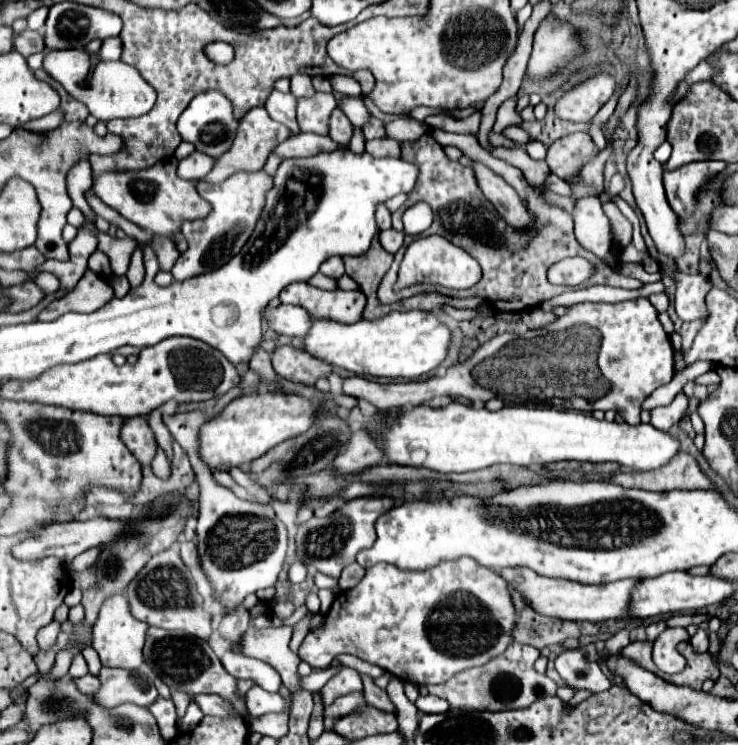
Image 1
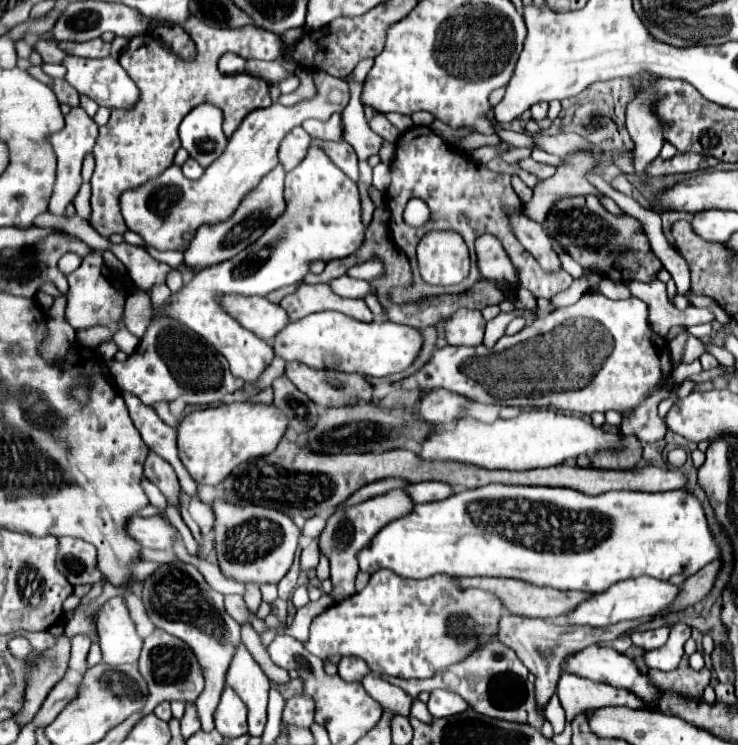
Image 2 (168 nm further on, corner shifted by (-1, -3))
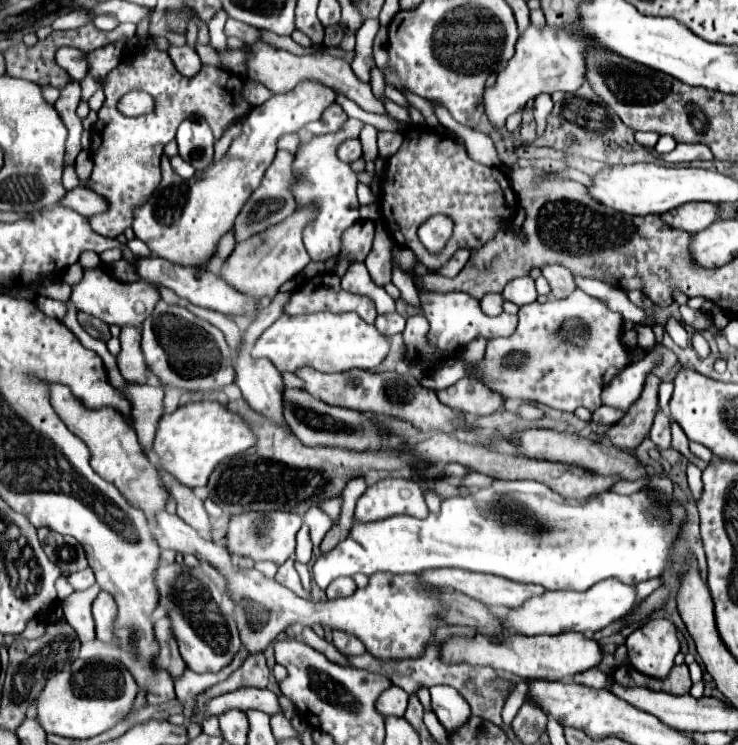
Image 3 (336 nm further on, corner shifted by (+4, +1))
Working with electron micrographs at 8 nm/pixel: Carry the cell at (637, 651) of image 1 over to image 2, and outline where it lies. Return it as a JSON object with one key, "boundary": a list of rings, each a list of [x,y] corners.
{"boundary":[[[684,654],[678,667],[678,674],[666,674],[666,672],[658,672],[654,668],[648,668],[644,662],[644,656],[638,656],[636,666],[642,674],[646,674],[650,680],[654,680],[654,684],[660,690],[674,690],[680,694],[690,694],[692,698],[702,698],[702,692],[709,685],[711,679],[711,671],[703,668],[700,672],[692,670],[689,665],[689,657]]]}

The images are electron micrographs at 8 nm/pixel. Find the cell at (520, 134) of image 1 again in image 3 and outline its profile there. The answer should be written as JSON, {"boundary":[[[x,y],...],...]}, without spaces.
{"boundary":[[[677,144],[677,148],[669,154],[659,154],[669,164],[693,162],[693,160],[713,160],[713,152],[705,144]]]}

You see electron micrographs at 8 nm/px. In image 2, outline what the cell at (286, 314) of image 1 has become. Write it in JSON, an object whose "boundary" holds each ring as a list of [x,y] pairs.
{"boundary":[[[226,296],[222,298],[222,304],[244,328],[252,330],[264,340],[272,340],[288,324],[288,314],[282,310],[282,306],[260,296]]]}

